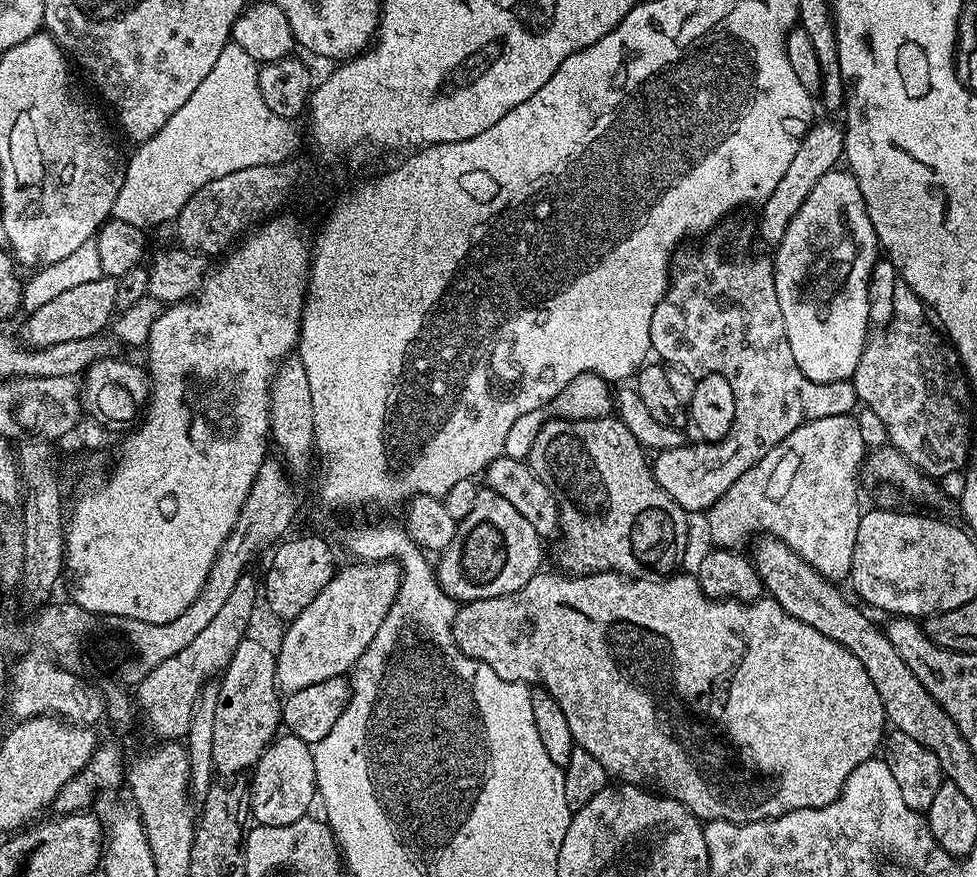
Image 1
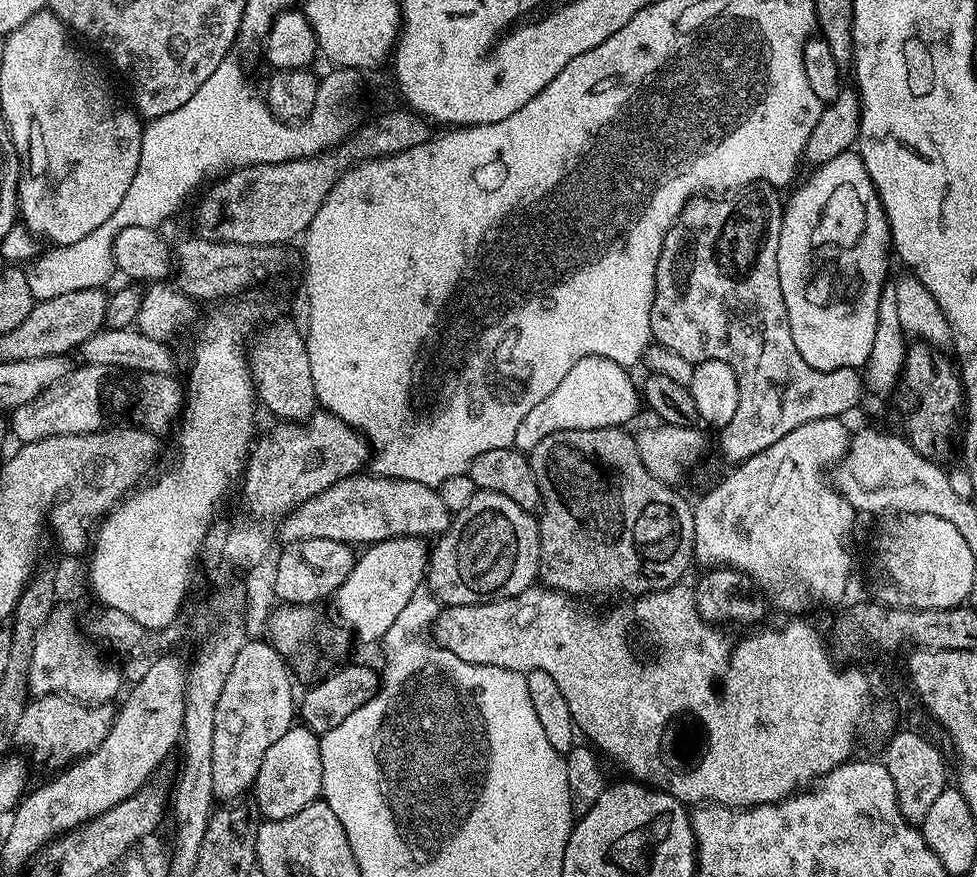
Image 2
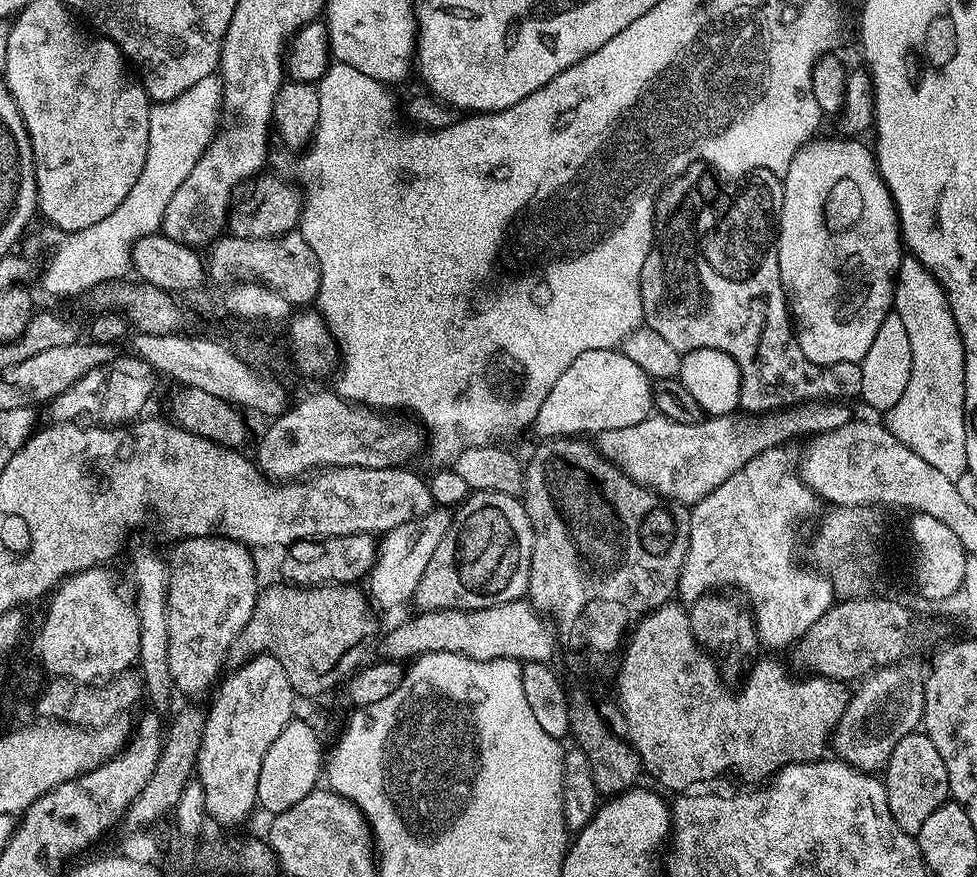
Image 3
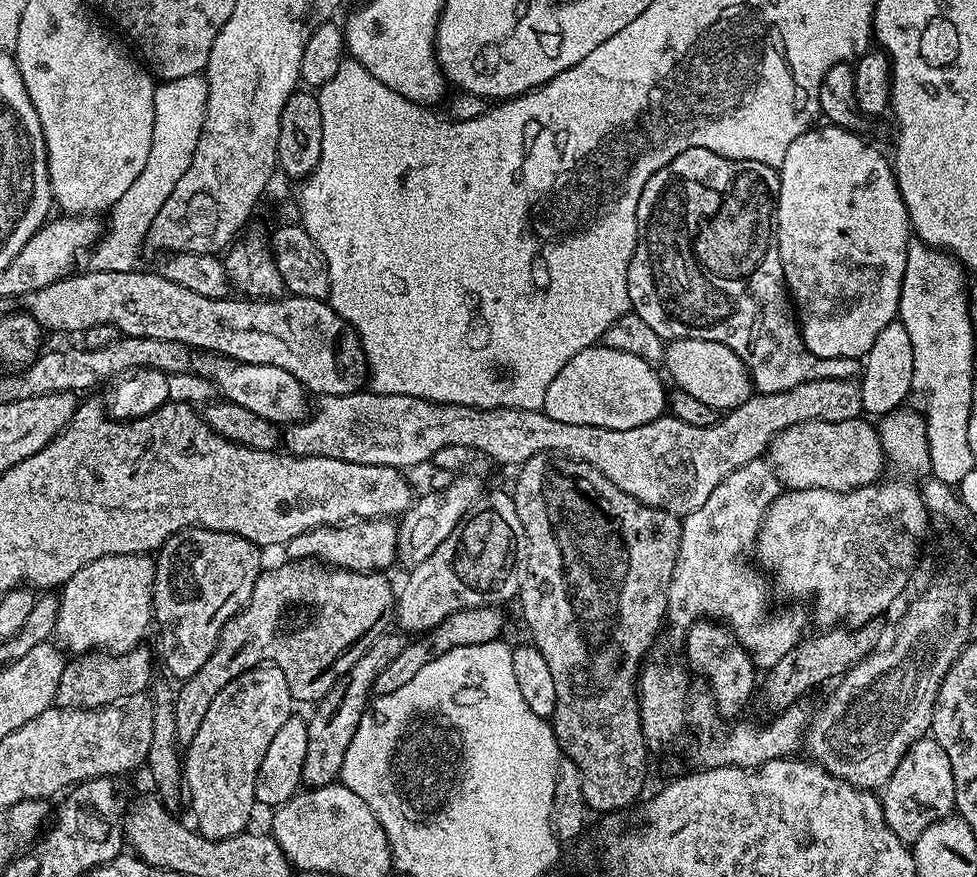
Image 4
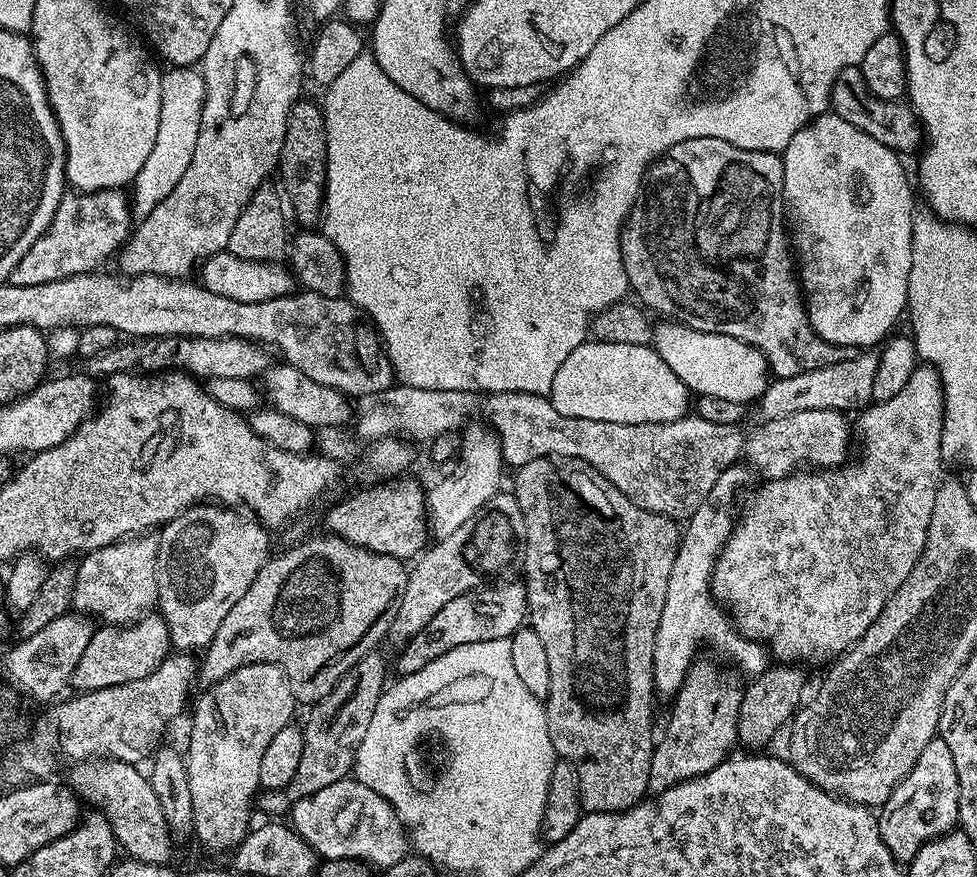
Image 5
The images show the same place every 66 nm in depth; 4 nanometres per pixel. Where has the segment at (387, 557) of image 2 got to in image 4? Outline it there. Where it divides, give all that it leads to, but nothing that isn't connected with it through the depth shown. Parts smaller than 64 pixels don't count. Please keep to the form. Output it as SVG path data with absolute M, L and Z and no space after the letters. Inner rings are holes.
M457 475L450 486L433 491L433 496L424 496L421 500L419 497L412 507L403 513L398 524L400 533L396 543L396 554L400 564L411 566L430 558L430 554L434 554L434 550L438 550L438 546L442 546L442 542L450 538L454 526L458 526L458 522L462 522L464 515L476 505L482 495L482 487L480 488L478 477L468 475Z

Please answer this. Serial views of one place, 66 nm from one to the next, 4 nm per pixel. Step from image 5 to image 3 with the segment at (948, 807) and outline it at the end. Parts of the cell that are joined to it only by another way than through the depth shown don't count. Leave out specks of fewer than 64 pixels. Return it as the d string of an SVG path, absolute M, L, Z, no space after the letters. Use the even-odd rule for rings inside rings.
M920 730L906 734L906 738L894 746L894 754L890 754L882 779L890 802L890 814L894 814L894 822L898 822L904 832L920 832L922 822L926 822L926 818L930 818L930 814L934 814L934 810L938 810L950 796L946 762L942 762L938 746L934 746L934 742Z

